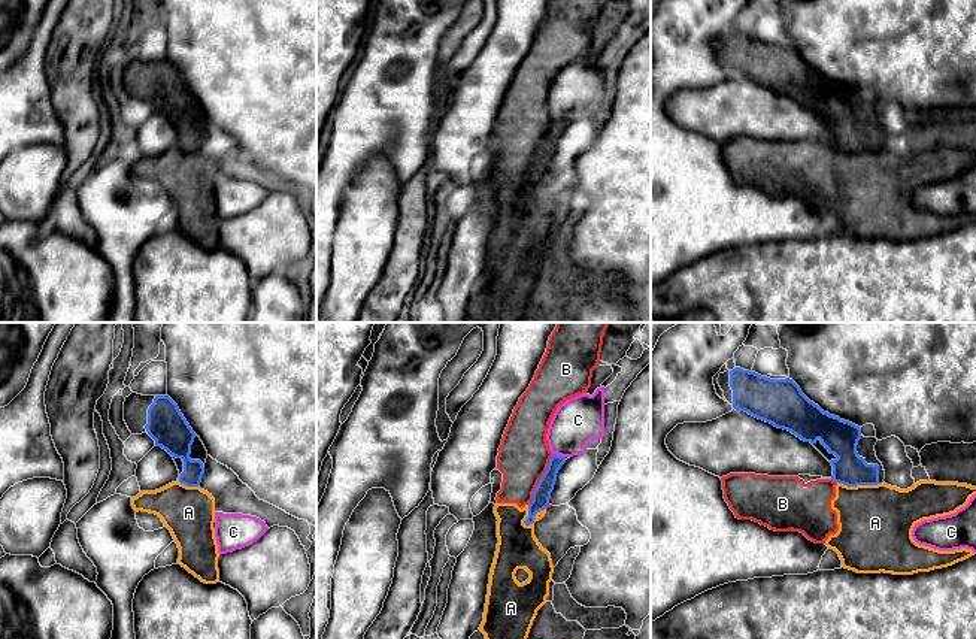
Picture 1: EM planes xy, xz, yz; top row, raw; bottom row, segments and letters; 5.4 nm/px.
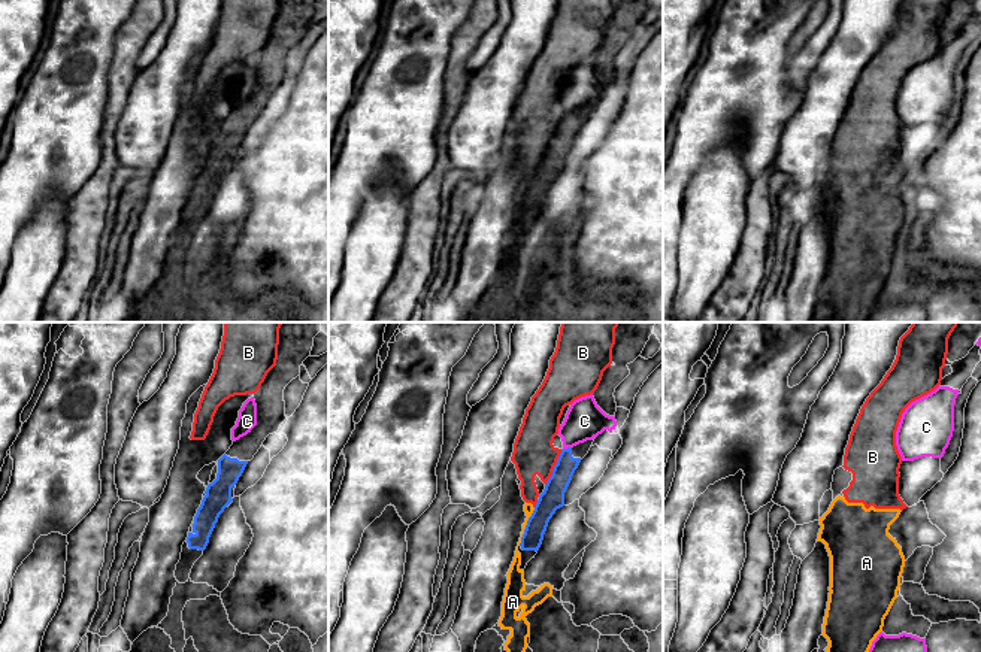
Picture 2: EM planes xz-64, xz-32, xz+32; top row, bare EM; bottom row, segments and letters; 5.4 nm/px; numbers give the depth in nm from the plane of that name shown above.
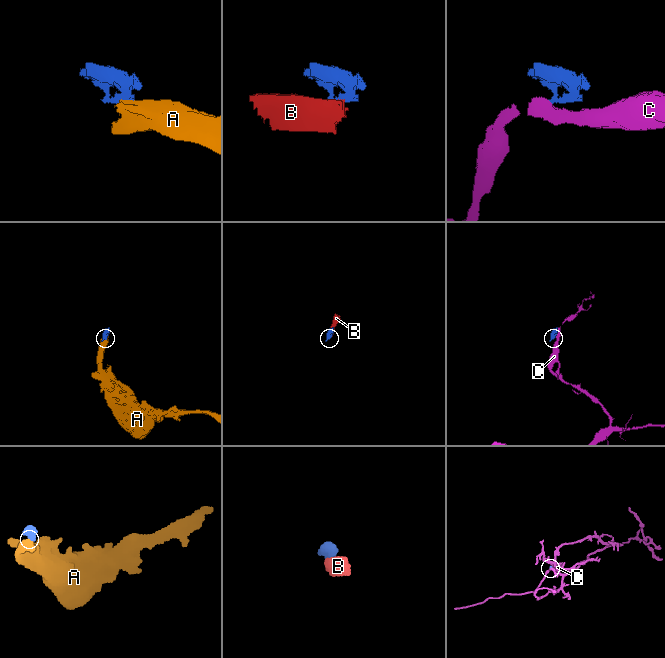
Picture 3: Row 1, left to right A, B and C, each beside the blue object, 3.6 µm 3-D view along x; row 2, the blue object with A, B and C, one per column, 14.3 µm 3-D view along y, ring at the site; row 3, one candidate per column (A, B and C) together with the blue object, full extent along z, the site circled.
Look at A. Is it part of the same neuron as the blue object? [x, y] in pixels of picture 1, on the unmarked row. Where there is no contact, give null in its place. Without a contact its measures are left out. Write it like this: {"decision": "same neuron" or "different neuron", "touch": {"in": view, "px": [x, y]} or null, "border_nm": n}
{"decision": "different neuron", "touch": {"in": "xz", "px": [535, 184]}, "border_nm": 150}

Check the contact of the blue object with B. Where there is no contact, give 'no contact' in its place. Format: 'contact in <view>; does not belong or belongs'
contact in xz; does not belong

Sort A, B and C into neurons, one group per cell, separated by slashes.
A B / C

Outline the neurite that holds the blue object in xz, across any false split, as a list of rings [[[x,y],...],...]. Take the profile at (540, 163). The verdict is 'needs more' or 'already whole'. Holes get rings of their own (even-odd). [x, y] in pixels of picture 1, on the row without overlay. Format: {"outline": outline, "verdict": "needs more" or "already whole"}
{"outline": [[[552,119],[548,134],[533,158],[533,166],[528,170],[528,182],[524,187],[525,191],[533,190],[536,179],[546,175],[546,172],[549,170],[551,158],[557,146],[557,139],[564,128],[566,122]]], "verdict": "already whole"}

